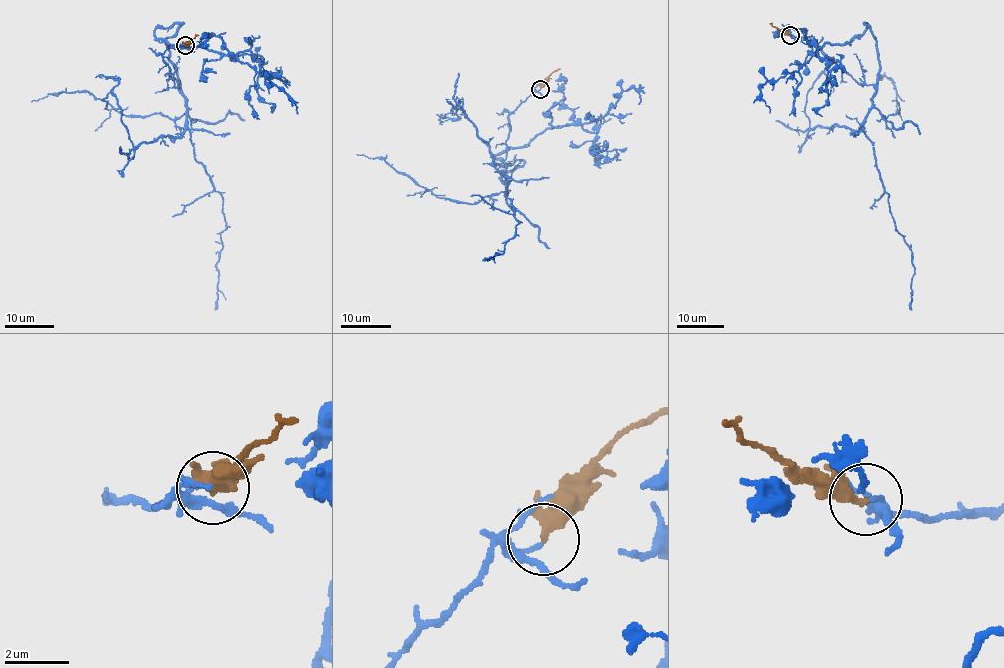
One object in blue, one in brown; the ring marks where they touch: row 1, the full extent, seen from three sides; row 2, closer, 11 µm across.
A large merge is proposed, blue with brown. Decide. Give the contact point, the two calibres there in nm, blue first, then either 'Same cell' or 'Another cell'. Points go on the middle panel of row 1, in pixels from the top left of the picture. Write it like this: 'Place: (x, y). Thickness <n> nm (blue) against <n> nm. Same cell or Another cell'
Place: (540, 89). Thickness 110 nm (blue) against 280 nm. Another cell

